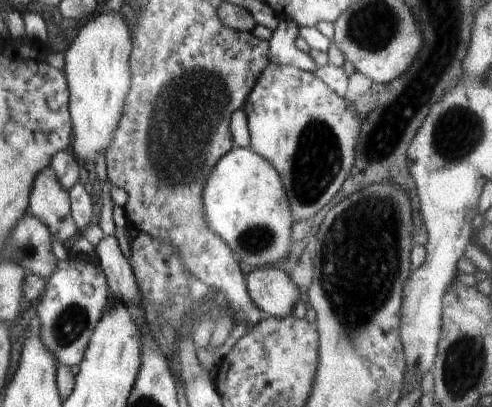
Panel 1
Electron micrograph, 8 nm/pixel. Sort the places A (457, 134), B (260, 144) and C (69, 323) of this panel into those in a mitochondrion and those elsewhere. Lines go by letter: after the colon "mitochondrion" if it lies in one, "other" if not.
A: mitochondrion
B: other
C: mitochondrion

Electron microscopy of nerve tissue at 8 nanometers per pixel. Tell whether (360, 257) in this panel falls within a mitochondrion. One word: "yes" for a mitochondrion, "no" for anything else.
yes

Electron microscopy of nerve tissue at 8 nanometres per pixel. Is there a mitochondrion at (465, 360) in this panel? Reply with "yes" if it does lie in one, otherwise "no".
yes

